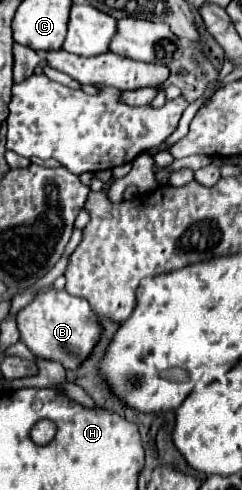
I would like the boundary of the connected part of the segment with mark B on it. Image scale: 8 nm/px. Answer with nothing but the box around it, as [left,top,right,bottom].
[16,288,100,370]

